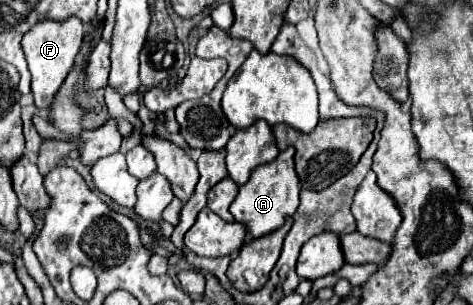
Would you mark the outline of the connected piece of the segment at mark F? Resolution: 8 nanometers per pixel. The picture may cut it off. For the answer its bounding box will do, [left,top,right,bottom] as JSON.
[21,17,85,111]

